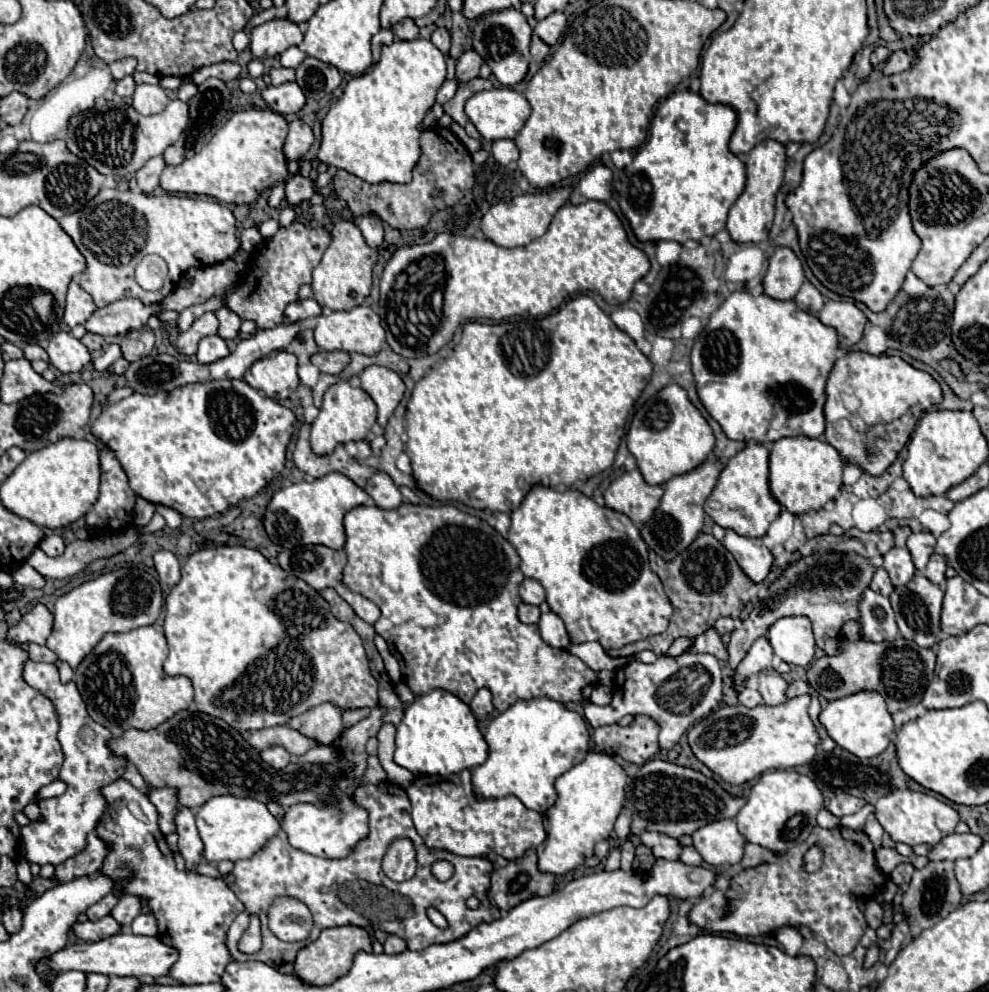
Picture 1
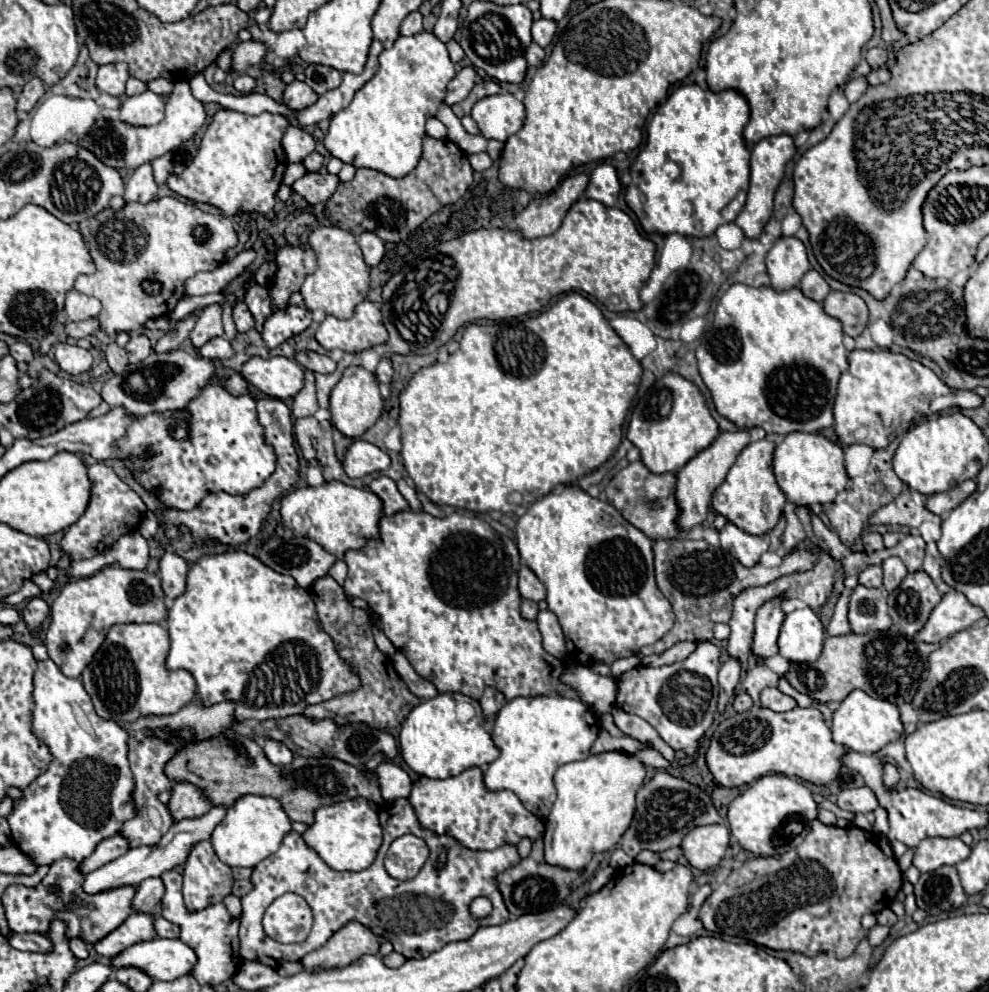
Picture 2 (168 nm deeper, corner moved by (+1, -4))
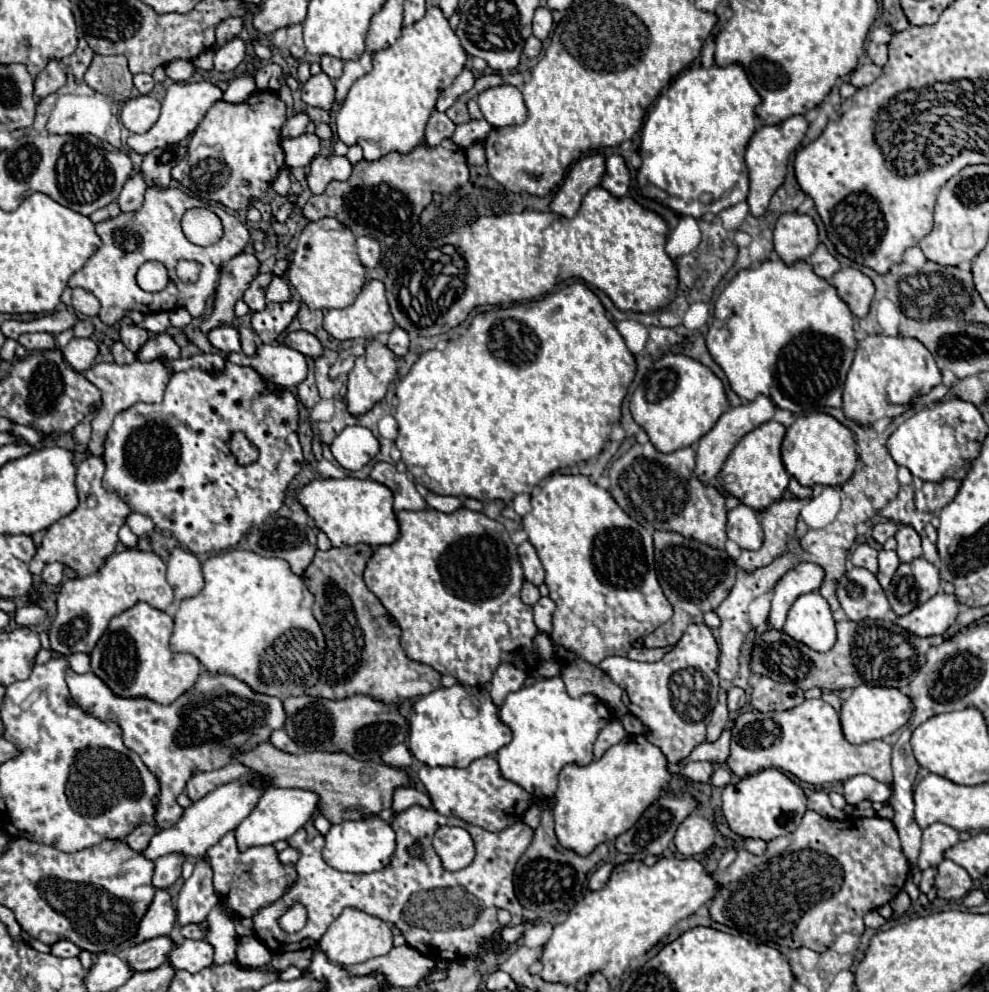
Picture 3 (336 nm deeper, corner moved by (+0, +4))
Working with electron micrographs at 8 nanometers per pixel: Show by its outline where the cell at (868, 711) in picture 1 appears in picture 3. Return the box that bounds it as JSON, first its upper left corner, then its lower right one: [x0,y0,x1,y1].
[841,686,911,744]

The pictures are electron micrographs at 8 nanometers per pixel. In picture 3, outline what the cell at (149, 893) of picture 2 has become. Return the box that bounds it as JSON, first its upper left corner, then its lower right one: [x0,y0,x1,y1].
[153,852,187,888]

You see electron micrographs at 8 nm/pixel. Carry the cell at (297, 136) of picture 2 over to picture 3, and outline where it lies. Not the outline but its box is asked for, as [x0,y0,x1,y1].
[281,134,321,166]

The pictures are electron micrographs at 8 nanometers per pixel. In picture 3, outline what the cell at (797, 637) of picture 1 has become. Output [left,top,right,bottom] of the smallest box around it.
[783,592,835,652]

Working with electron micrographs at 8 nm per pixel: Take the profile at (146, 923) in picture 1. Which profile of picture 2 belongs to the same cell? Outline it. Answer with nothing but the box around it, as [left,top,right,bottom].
[154,916,178,938]

